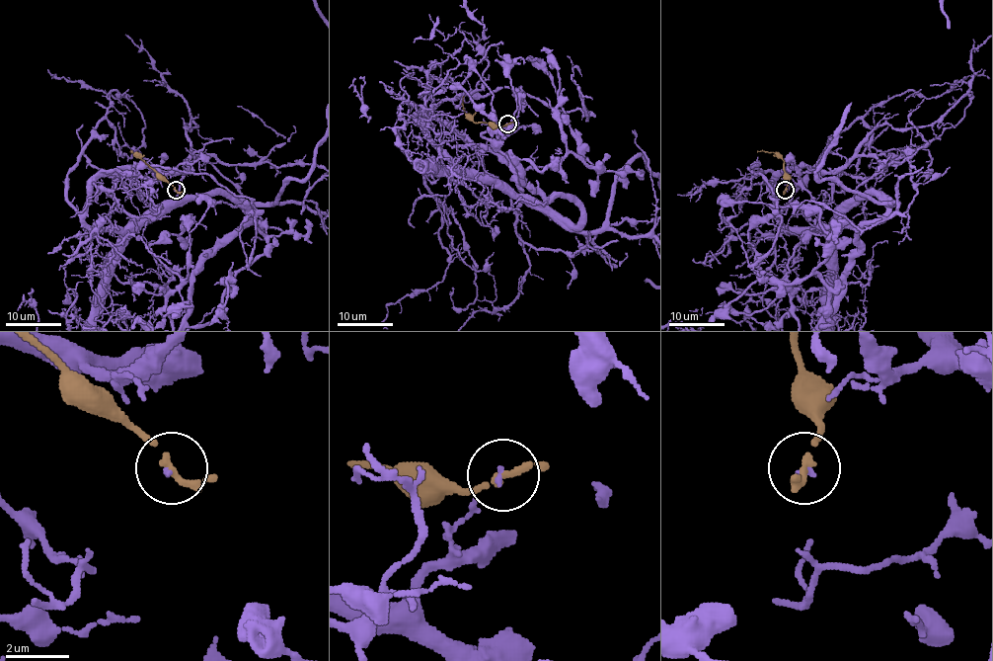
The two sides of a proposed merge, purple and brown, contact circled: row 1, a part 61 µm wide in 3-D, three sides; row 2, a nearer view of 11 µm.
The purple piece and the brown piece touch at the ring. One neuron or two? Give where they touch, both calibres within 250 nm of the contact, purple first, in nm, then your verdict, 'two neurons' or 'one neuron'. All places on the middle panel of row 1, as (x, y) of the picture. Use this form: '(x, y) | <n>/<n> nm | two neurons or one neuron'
(507, 123) | 120/190 nm | two neurons

